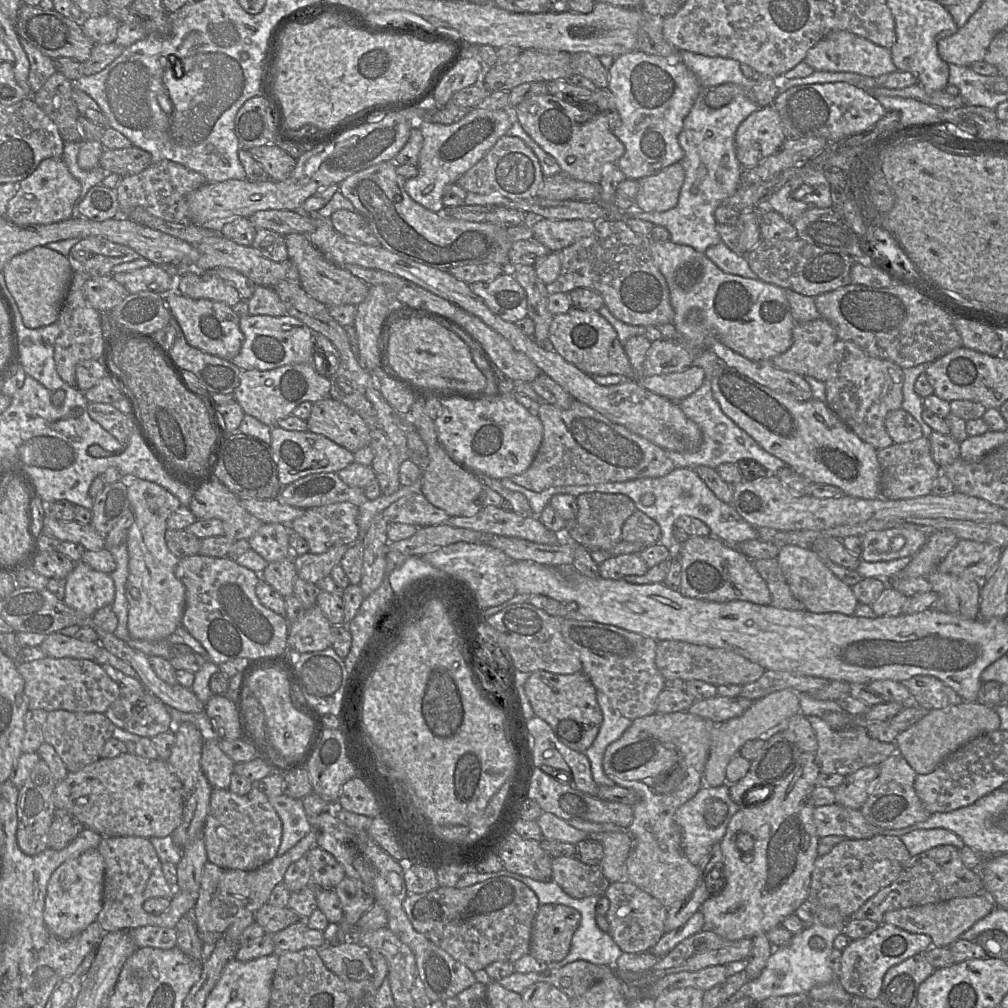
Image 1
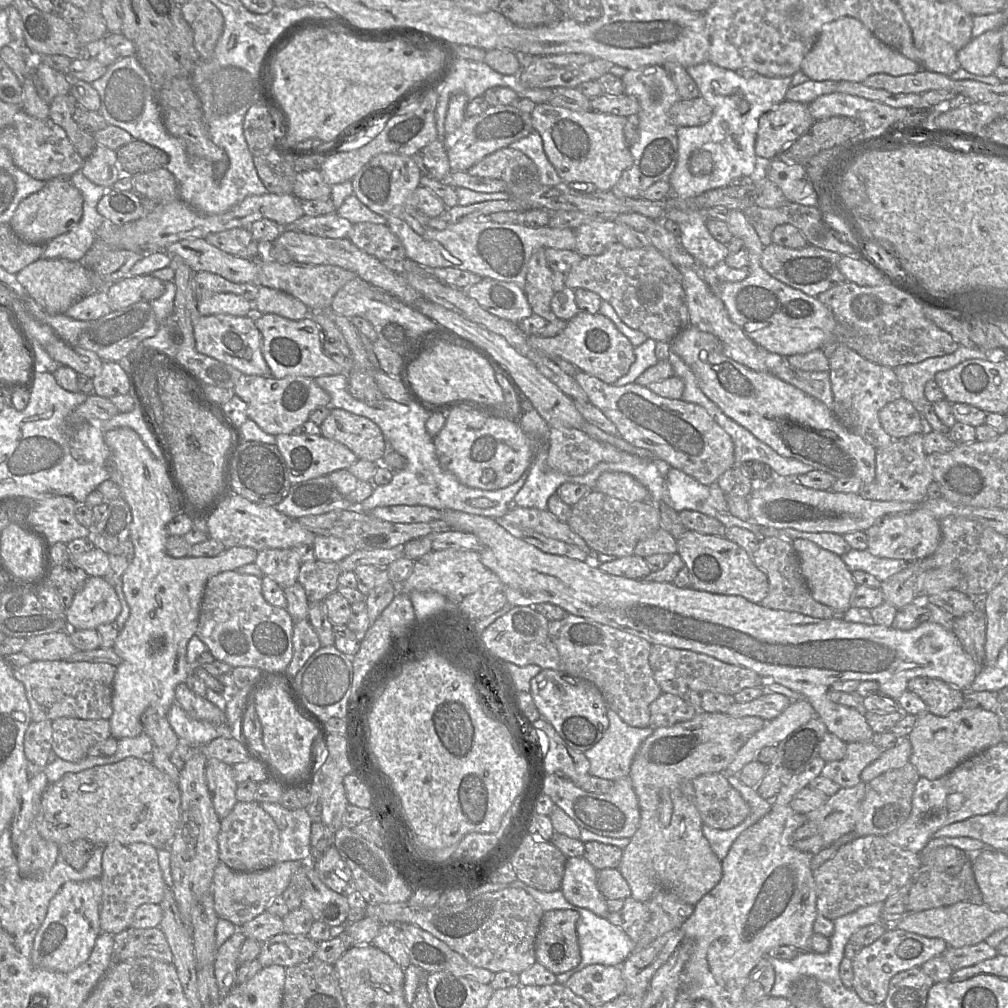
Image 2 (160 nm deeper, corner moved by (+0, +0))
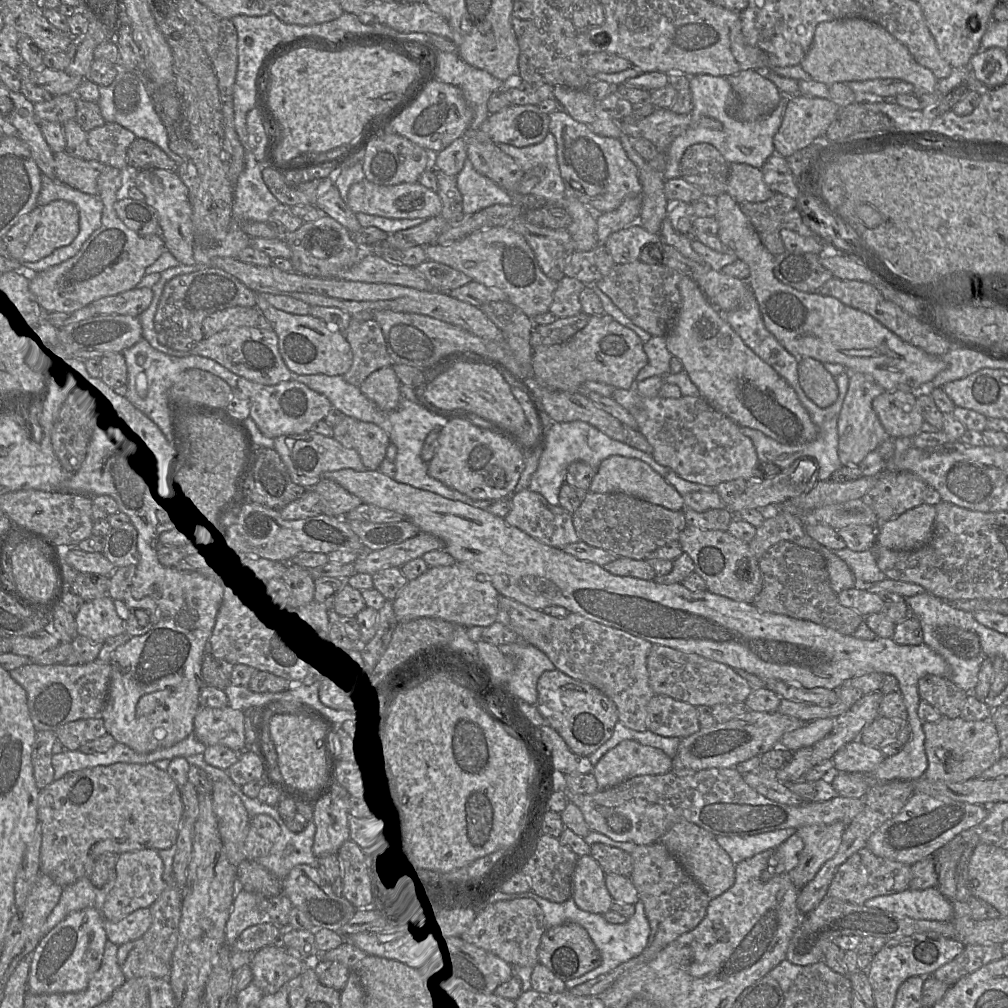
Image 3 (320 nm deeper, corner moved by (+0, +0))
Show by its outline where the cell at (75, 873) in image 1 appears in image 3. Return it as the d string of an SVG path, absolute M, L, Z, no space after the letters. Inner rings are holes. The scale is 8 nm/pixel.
M86 908L70 913L46 933L31 954L27 991L33 994L77 993L85 990L99 969L107 935L100 910Z

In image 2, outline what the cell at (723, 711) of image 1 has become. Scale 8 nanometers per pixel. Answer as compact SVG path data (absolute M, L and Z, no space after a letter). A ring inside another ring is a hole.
M766 692L760 697L745 703L735 702L726 710L733 717L757 716L766 721L780 715L792 702L782 694Z

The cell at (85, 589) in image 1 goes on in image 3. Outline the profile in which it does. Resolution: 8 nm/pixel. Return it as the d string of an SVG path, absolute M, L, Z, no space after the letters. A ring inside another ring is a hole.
M109 595L85 601L75 615L75 621L78 635L99 643L126 632L124 620Z

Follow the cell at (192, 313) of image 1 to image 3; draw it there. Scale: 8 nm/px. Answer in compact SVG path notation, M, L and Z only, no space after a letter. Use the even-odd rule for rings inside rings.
M229 327L210 337L204 337L189 351L191 355L210 358L239 377L262 385L276 385L293 379L294 374L285 364L278 348L274 330L257 327Z

